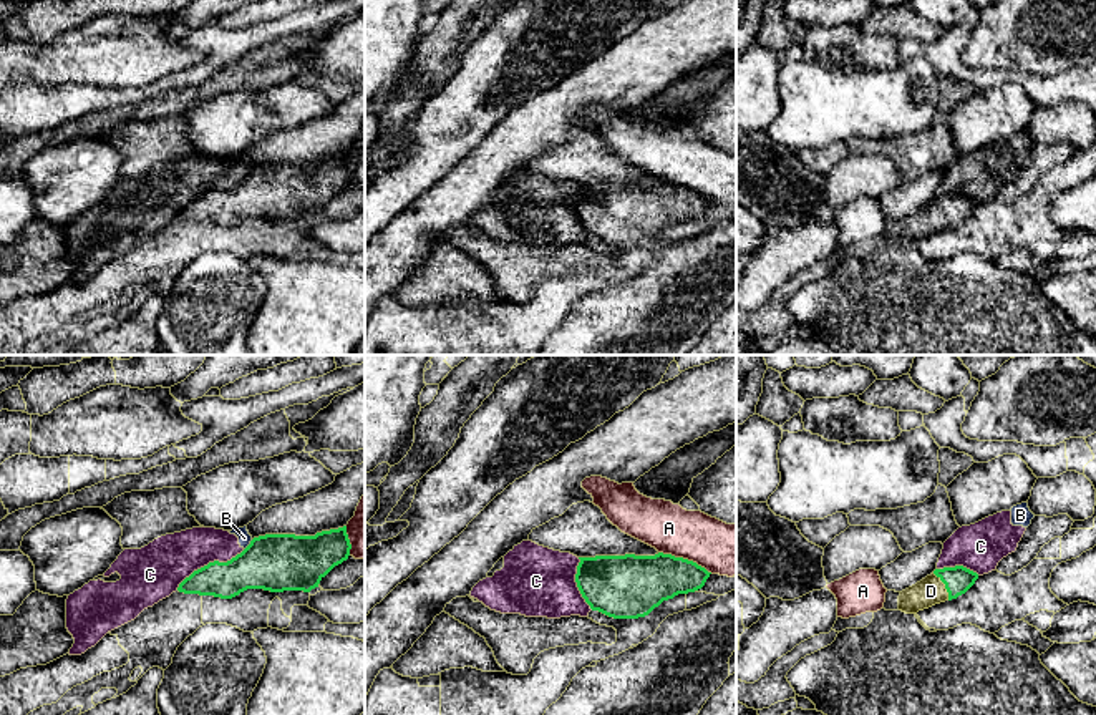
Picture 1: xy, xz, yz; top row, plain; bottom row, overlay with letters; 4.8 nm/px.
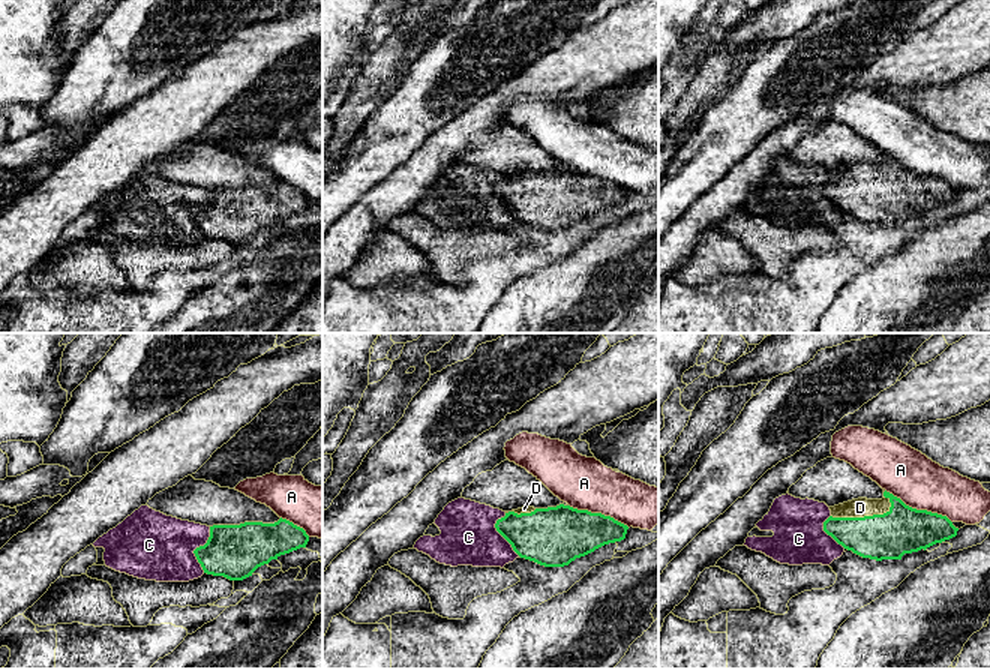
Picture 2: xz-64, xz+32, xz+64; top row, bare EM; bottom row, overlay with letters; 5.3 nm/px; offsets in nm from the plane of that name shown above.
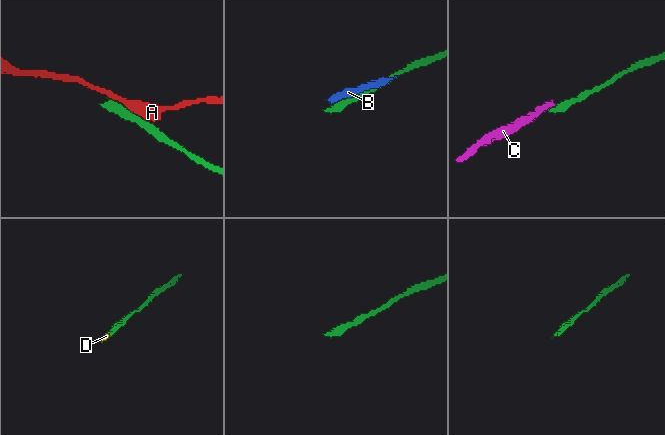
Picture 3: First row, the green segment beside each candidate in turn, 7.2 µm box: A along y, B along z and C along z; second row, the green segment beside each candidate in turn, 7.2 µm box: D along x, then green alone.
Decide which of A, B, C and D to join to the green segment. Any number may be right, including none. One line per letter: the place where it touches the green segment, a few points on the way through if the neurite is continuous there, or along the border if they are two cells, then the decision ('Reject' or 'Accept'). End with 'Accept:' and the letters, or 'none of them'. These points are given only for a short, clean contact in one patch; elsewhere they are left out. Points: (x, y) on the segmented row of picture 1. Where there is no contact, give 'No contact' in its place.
A: Touches green at xz (685, 559). Reject
B: Touches green at xy (249, 544). Reject
C: Touches green at xy (209, 563). Reject
D: Touches green at yz (945, 586). Accept
Accept: D

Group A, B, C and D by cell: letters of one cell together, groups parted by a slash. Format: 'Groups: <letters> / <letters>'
Groups: A / B C / D

